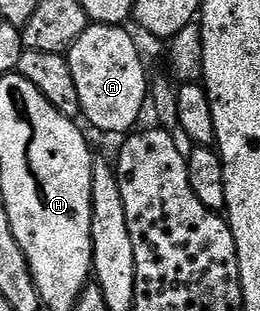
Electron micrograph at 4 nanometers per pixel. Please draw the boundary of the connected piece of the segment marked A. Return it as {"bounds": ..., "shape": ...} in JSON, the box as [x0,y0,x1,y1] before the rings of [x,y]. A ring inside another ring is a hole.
{"bounds":[65,23,149,136],"shape":[[[91,23],[65,55],[73,73],[73,85],[77,85],[82,118],[87,118],[99,131],[112,131],[119,136],[136,126],[134,123],[138,121],[143,106],[146,108],[149,103],[147,67],[127,29],[123,25]]]}

